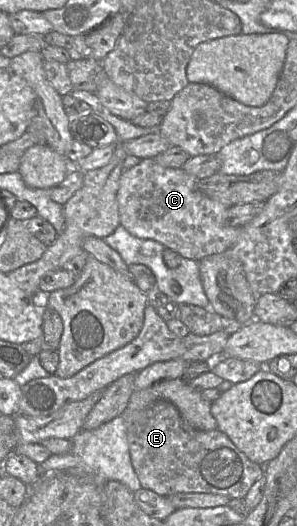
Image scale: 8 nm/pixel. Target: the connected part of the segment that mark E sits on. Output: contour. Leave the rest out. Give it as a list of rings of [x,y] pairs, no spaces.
[[[158,400],[139,413],[126,417],[127,442],[131,463],[141,487],[161,496],[177,493],[211,493],[229,499],[244,498],[252,485],[264,474],[264,466],[251,461],[219,429],[201,431],[185,424],[178,409],[167,400]]]

